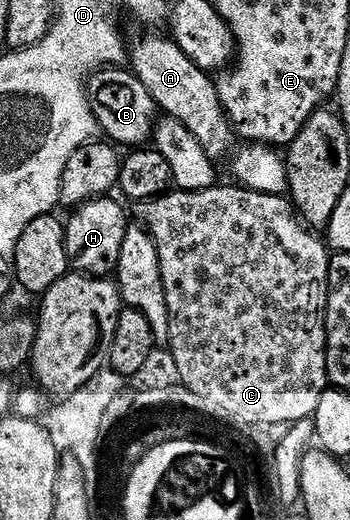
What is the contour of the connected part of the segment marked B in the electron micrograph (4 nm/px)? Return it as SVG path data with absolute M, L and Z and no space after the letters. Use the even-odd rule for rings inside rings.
M109 67L94 72L86 80L84 98L92 111L96 126L103 129L108 140L114 144L127 145L126 147L139 147L150 140L159 108L136 75L128 70L117 70L121 69Z

